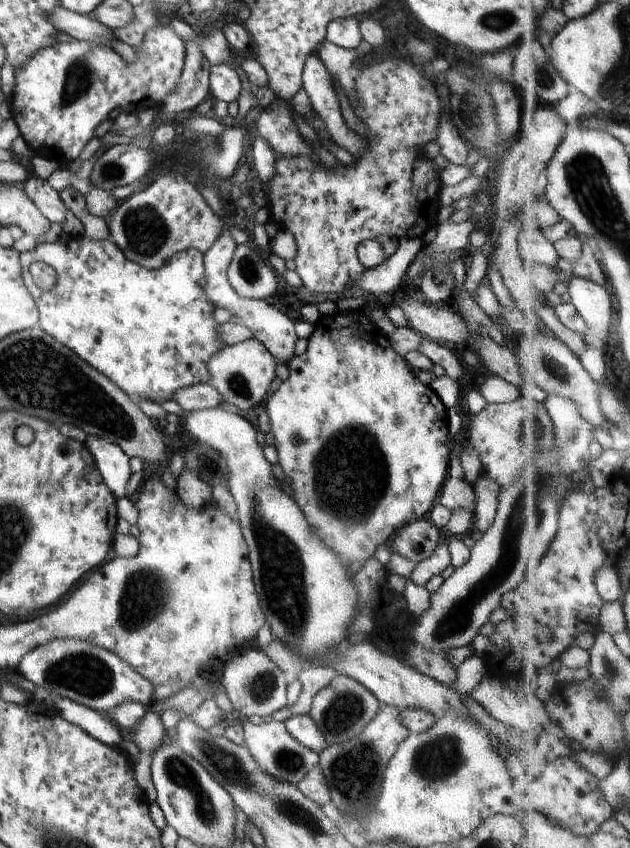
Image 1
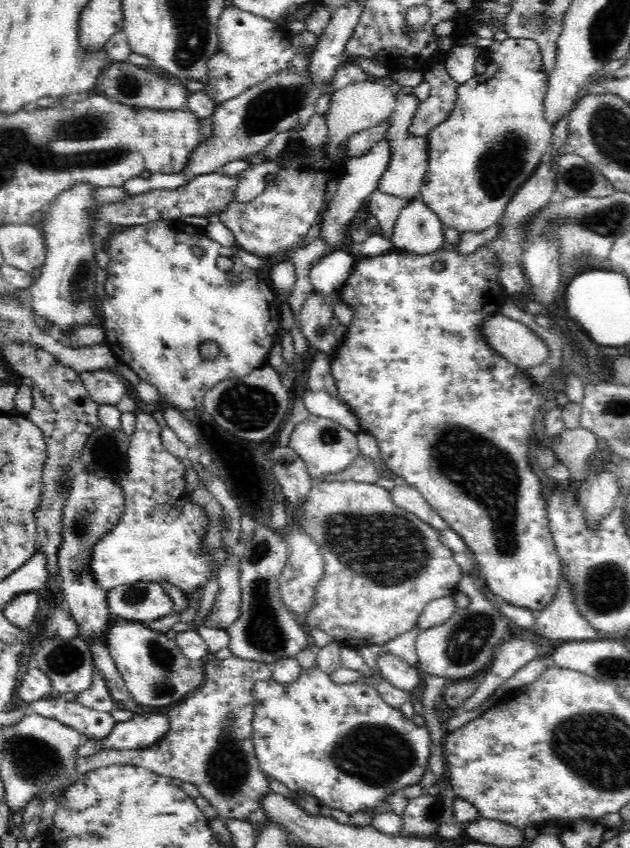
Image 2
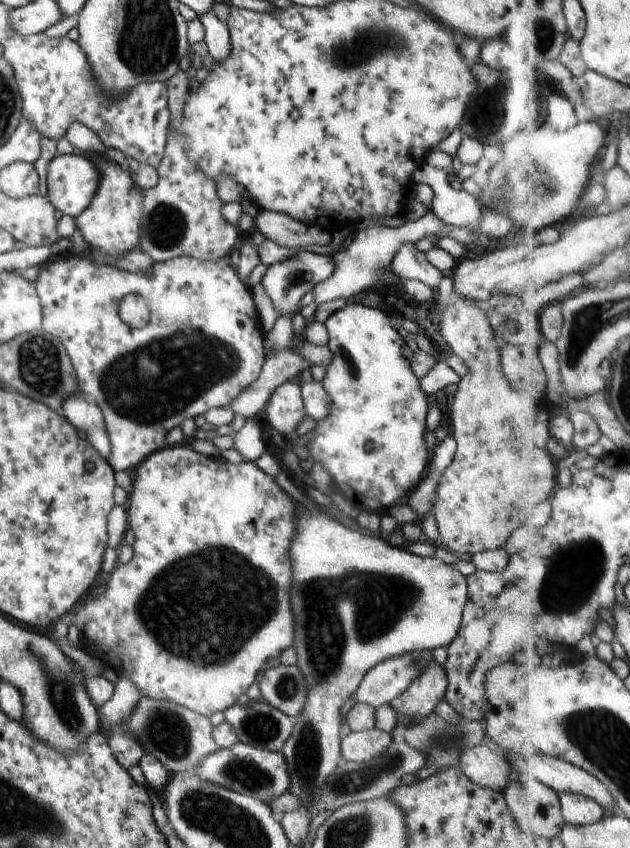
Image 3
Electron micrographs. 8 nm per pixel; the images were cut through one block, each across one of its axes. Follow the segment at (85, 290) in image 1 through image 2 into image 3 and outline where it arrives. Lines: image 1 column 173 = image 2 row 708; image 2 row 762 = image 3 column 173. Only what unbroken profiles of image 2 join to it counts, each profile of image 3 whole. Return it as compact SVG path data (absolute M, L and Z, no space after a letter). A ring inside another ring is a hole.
M73 253L60 256L54 255L40 264L39 268L39 273L35 280L35 289L42 303L43 329L62 342L62 346L66 349L74 367L79 390L89 399L92 399L102 411L111 444L111 453L107 461L115 471L126 471L127 468L137 466L149 454L167 446L165 443L166 434L175 426L180 426L187 418L196 418L196 416L204 414L210 408L228 407L241 391L250 386L260 376L266 355L263 347L264 331L258 319L252 292L238 278L236 269L228 259L206 261L180 256L164 262L154 262L150 274L146 274L142 270L128 272L128 270L117 269L110 265L98 263L92 258L80 258ZM128 294L136 294L136 296L144 298L144 302L146 302L146 306L150 310L150 320L148 320L148 324L144 328L131 329L122 322L122 318L118 314L120 302Z

